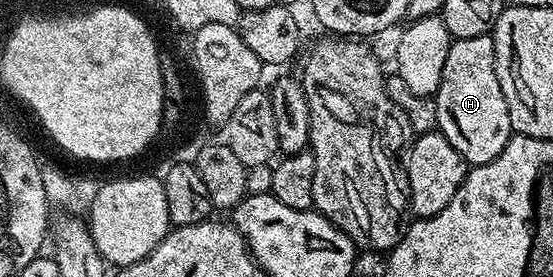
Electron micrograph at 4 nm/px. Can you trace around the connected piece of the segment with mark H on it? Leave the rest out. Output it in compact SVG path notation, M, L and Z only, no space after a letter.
M492 35L463 38L450 43L447 62L443 62L443 78L437 87L435 99L436 131L445 136L451 146L455 146L466 165L491 162L514 135L507 98L503 98L503 86L499 86Z

